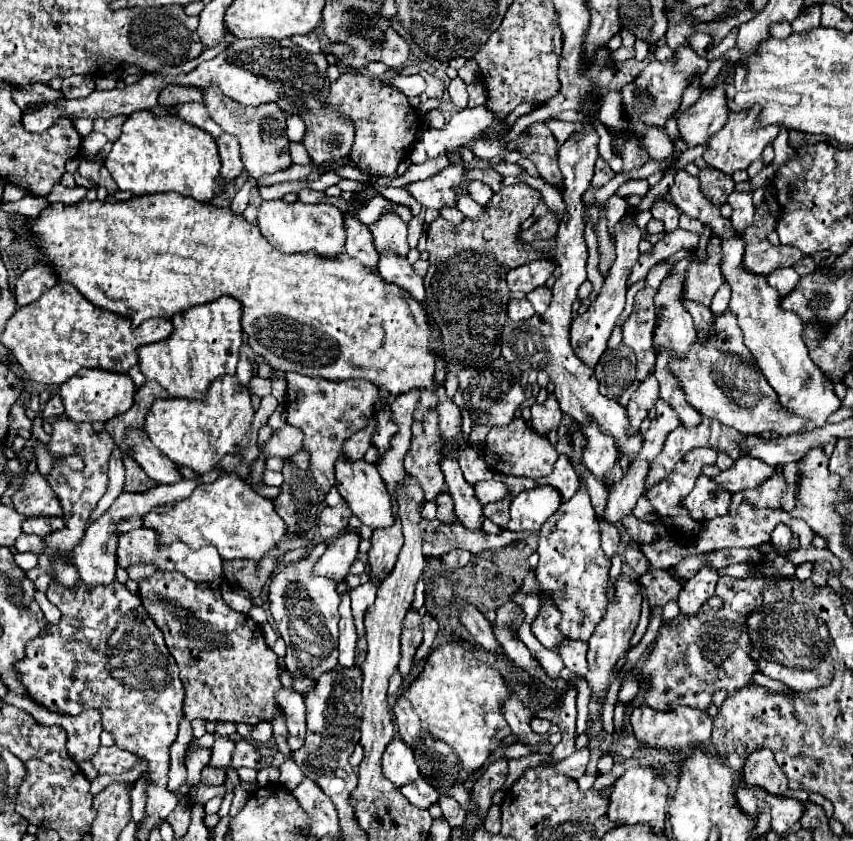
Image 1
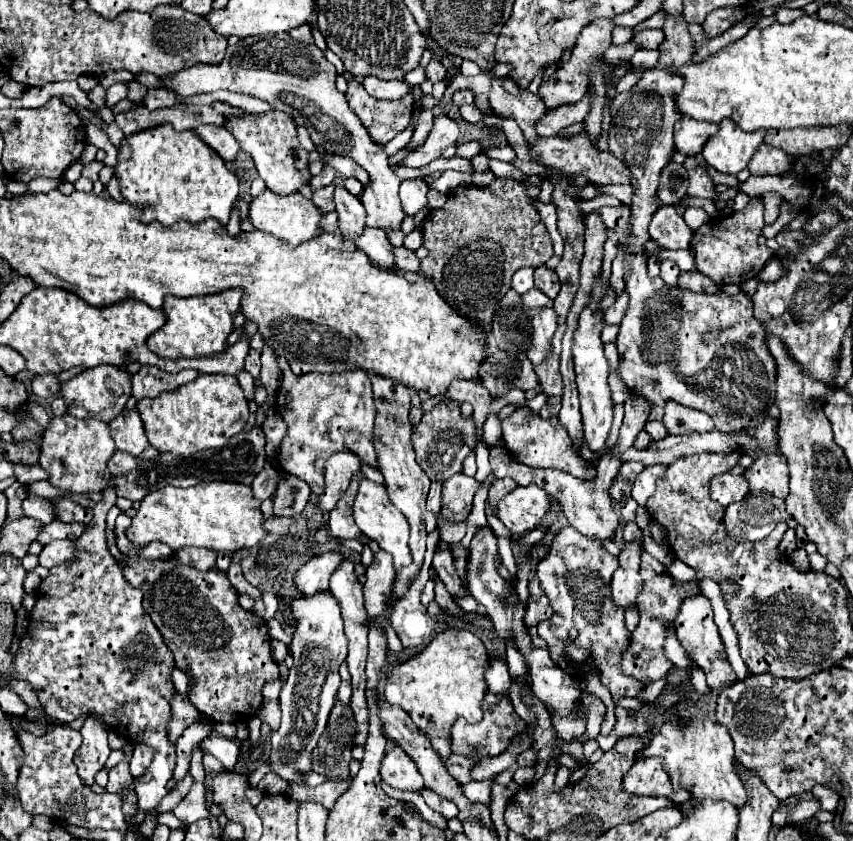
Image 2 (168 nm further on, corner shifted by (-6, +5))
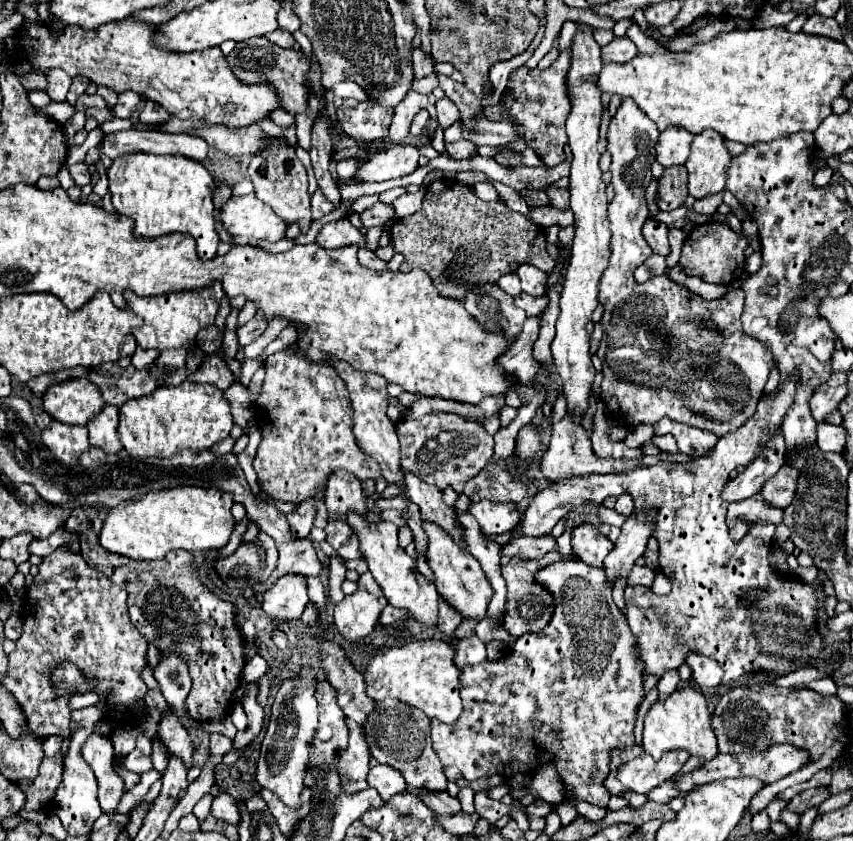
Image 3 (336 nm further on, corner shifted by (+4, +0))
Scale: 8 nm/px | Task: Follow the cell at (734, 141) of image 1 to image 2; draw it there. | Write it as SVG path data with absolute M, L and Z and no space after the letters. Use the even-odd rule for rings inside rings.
M723 119L719 123L719 131L707 139L701 155L705 163L719 173L737 175L747 167L751 155L763 141L763 135L765 131L747 133L731 119Z

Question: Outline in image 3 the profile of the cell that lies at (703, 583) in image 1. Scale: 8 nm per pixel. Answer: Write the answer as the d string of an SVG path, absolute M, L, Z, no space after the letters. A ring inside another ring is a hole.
M689 652L685 664L693 670L693 680L697 682L699 688L715 688L715 686L721 682L721 678L723 678L723 668L721 668L713 658L709 658L709 656L701 656L699 652Z

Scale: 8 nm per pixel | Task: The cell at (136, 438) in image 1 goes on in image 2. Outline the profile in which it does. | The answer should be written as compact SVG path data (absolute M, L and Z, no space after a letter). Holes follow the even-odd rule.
M123 409L111 423L109 423L111 439L115 441L115 447L121 451L127 451L131 455L139 455L143 449L149 447L143 423L139 419L137 409Z

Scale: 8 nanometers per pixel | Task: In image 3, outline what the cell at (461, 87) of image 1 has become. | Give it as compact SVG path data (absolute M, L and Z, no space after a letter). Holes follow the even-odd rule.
M449 98L437 100L437 120L443 128L447 128L447 126L451 126L453 122L459 120L459 110Z

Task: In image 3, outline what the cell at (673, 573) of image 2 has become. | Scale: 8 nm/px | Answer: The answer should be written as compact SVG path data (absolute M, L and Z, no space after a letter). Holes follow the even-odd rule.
M660 571L655 572L655 578L653 580L653 592L658 595L667 594L671 592L672 583L670 580Z

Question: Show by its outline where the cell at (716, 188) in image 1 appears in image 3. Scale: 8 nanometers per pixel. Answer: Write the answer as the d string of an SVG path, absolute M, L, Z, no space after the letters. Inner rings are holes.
M685 166L665 168L663 176L659 178L659 194L661 194L661 198L659 198L657 206L663 210L679 208L685 202L685 198L689 196Z

